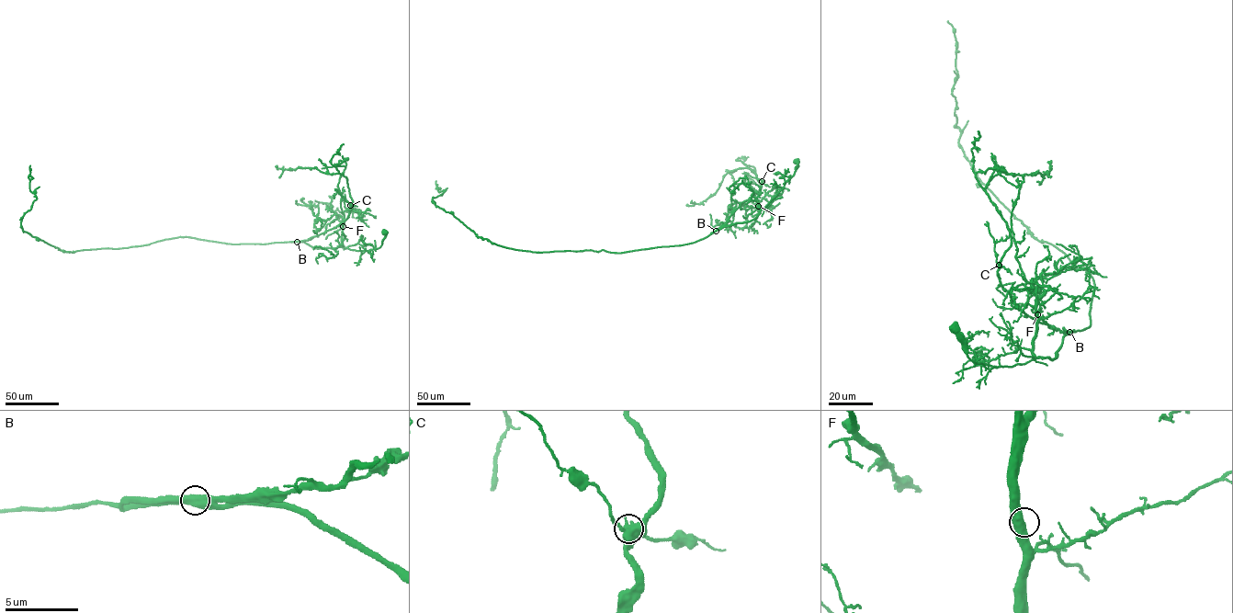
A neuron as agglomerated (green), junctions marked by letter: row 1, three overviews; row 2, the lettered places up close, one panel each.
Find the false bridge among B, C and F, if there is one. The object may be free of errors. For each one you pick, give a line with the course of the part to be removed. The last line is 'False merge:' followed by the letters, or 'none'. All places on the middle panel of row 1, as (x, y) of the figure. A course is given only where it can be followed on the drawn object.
False merge: none

